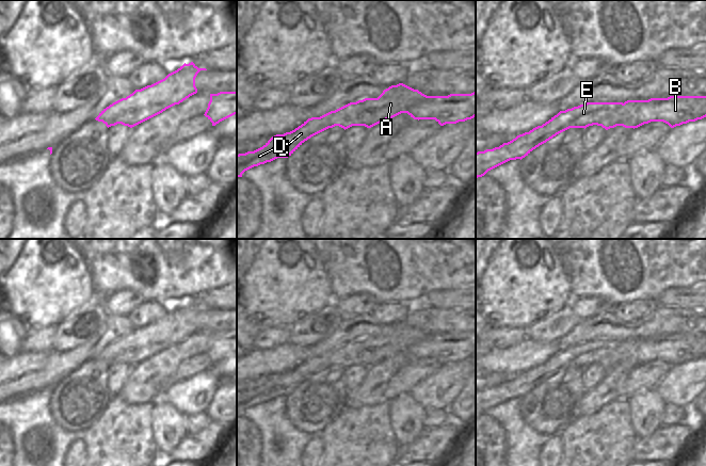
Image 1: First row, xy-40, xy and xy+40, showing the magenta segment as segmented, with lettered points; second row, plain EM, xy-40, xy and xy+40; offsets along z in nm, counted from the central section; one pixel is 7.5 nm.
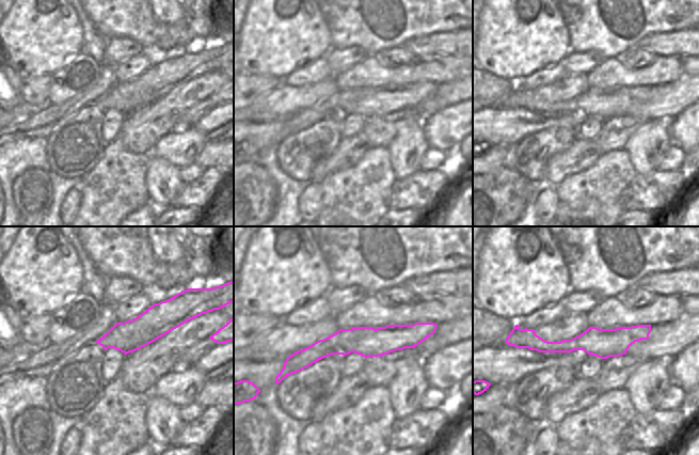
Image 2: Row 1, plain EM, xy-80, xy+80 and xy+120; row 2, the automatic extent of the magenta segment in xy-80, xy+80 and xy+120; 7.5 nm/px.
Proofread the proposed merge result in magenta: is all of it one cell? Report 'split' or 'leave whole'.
split

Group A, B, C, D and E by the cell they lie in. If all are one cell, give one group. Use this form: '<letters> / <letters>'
A C D E / B

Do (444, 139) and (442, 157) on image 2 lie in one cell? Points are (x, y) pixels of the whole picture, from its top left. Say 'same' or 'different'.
different

